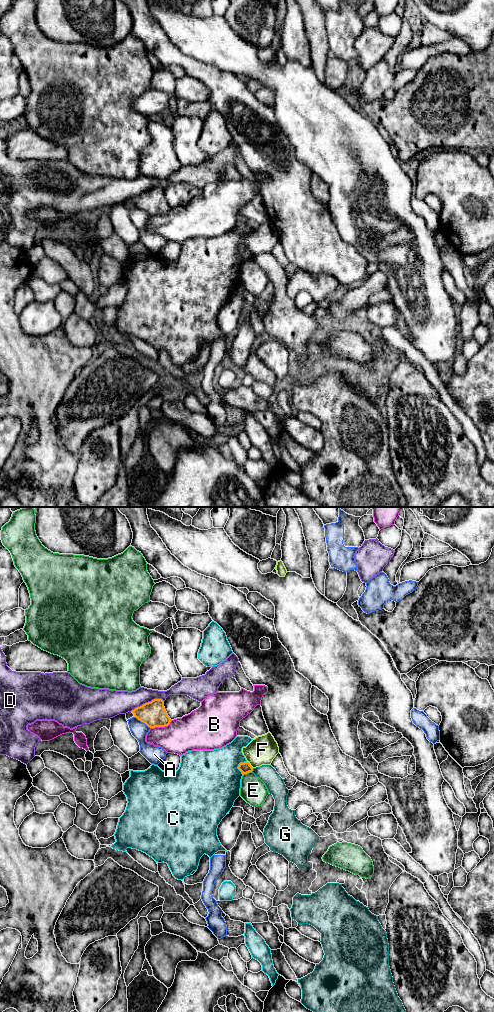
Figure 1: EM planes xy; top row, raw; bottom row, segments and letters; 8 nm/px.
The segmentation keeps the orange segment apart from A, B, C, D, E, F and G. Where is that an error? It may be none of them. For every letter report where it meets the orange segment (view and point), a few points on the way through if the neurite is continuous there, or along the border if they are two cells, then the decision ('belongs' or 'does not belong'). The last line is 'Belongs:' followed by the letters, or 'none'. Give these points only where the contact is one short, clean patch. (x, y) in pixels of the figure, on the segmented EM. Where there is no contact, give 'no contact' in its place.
A: meets orange in xy at (143, 722); does not belong
B: meets orange in xy at (161, 726); does not belong
C: meets orange in xy at (238, 766); border along xy (246, 761), (241, 762), (238, 766), (238, 769), (243, 774); does not belong
D: meets orange in xy at (146, 703); border along xy (163, 700), (152, 699), (130, 711); does not belong
E: meets orange in xy at (247, 772); does not belong
F: meets orange in xy at (250, 765); does not belong
G: meets orange in xy at (252, 770); border along xy (253, 768), (251, 771); does not belong
Belongs: none

